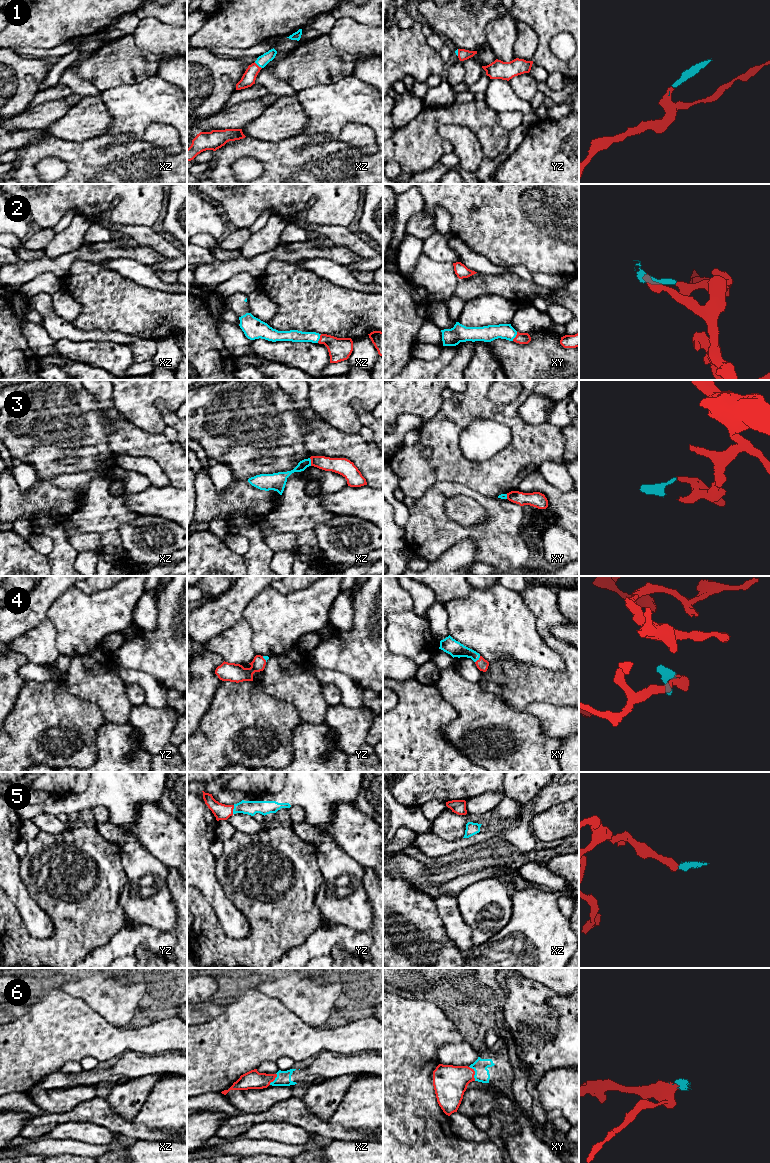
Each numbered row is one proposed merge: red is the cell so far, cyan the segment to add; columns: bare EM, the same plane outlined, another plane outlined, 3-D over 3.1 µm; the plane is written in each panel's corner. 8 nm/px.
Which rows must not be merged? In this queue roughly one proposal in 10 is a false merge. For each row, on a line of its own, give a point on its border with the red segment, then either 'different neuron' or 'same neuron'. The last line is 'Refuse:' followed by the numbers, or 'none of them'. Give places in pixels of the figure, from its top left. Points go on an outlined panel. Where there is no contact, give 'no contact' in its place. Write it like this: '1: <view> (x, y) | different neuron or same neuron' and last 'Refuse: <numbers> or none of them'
1: xz (257, 65) | same neuron
2: xz (320, 338) | same neuron
3: xz (311, 462) | different neuron
4: xy (479, 659) | same neuron
5: yz (233, 808) | same neuron
6: xy (474, 1073) | same neuron
Refuse: 3

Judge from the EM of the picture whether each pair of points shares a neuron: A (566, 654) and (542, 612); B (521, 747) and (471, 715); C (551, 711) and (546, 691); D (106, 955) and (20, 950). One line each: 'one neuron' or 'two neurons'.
A: one neuron
B: one neuron
C: two neurons
D: two neurons

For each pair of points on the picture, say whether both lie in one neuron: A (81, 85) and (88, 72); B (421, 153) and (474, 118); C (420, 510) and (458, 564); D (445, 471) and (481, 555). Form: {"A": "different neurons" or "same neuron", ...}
{"A": "different neurons", "B": "same neuron", "C": "different neurons", "D": "different neurons"}

